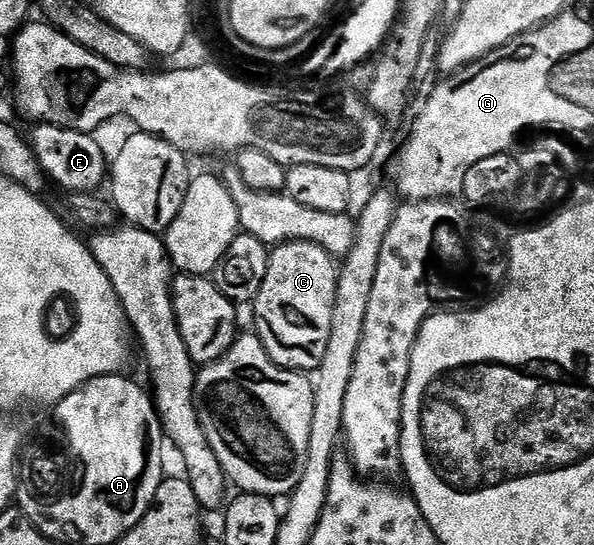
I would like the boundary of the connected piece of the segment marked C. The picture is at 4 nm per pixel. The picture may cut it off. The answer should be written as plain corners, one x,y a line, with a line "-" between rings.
284,242
282,246
270,249
267,276
263,276
263,284
251,303
251,309
252,329
275,364
298,372
315,372
319,364
323,364
327,340
331,337
331,312
335,308
338,269
333,255
314,242

